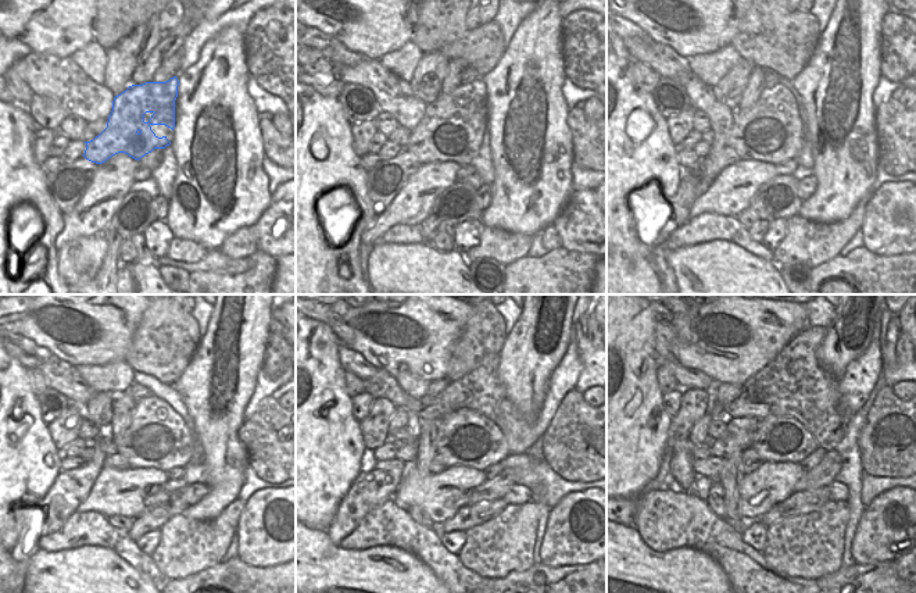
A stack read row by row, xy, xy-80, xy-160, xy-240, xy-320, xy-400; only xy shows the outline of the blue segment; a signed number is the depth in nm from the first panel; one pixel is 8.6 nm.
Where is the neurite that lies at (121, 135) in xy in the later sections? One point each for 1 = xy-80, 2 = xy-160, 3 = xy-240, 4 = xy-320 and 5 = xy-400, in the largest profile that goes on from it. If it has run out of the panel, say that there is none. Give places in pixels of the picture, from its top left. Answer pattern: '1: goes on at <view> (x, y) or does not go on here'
1: goes on at xy-80 (442, 135)
2: goes on at xy-160 (755, 135)
3: goes on at xy-240 (157, 436)
4: goes on at xy-320 (467, 438)
5: goes on at xy-400 (779, 438)

